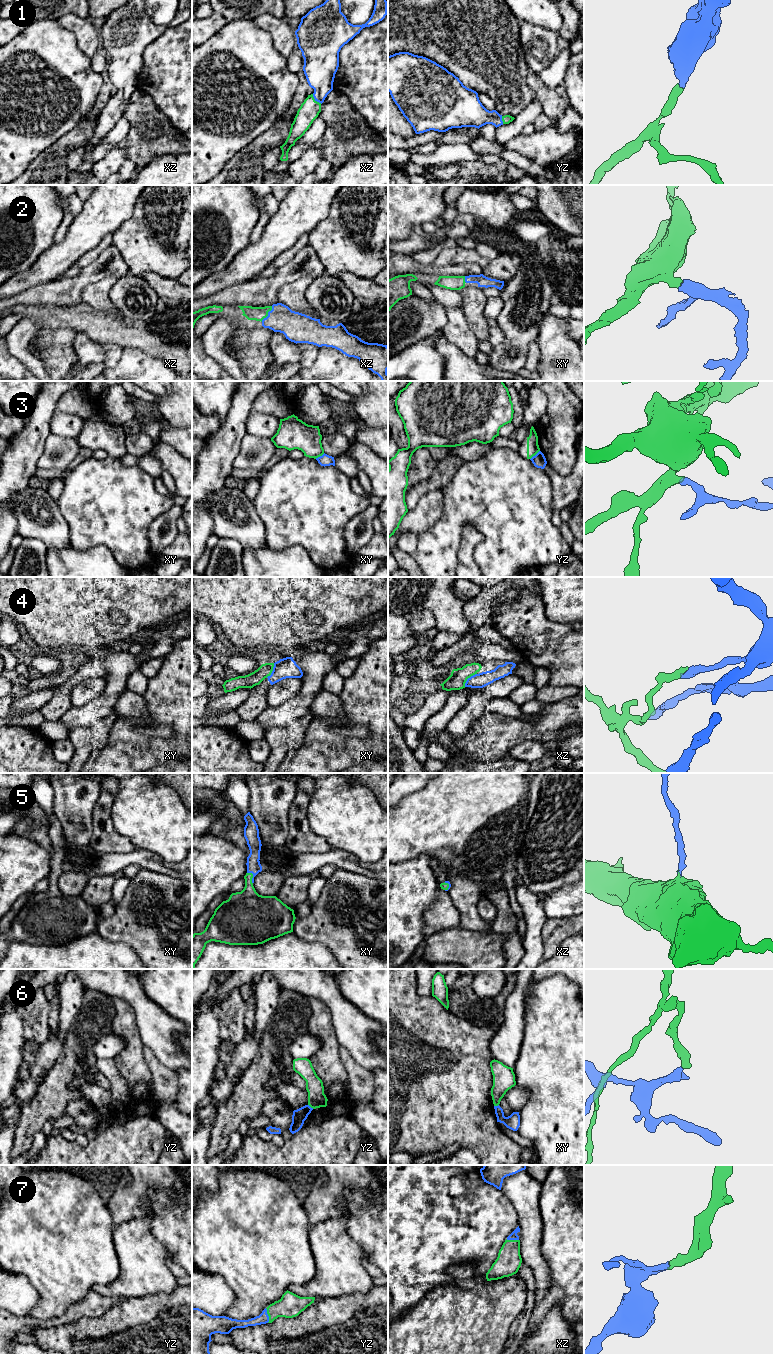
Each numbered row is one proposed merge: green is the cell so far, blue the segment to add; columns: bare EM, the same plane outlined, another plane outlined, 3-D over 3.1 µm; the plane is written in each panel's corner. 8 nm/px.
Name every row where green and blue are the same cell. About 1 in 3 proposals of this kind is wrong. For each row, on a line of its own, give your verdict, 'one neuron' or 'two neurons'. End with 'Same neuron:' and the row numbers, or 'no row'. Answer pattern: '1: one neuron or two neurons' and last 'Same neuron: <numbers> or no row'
1: one neuron
2: one neuron
3: two neurons
4: two neurons
5: one neuron
6: two neurons
7: one neuron
Same neuron: 1, 2, 5, 7

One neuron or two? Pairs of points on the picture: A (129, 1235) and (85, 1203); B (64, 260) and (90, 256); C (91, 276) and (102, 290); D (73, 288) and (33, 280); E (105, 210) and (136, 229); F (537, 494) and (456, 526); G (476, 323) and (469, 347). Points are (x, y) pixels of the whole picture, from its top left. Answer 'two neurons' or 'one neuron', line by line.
A: two neurons
B: two neurons
C: two neurons
D: two neurons
E: two neurons
F: one neuron
G: two neurons

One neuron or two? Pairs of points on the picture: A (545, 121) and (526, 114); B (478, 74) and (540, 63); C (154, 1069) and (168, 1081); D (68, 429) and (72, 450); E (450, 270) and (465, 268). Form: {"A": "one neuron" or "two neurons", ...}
{"A": "two neurons", "B": "two neurons", "C": "one neuron", "D": "two neurons", "E": "one neuron"}

